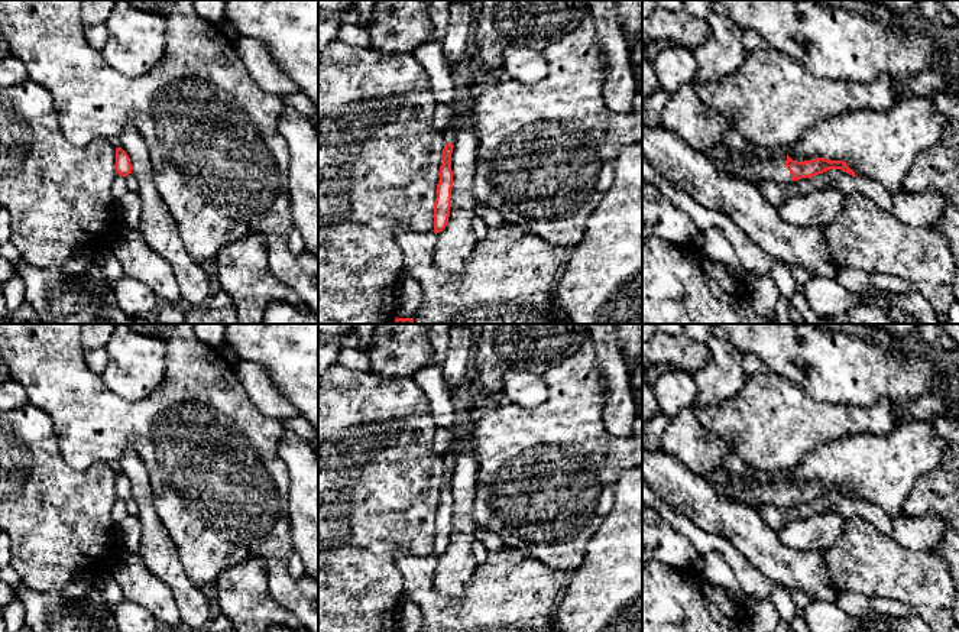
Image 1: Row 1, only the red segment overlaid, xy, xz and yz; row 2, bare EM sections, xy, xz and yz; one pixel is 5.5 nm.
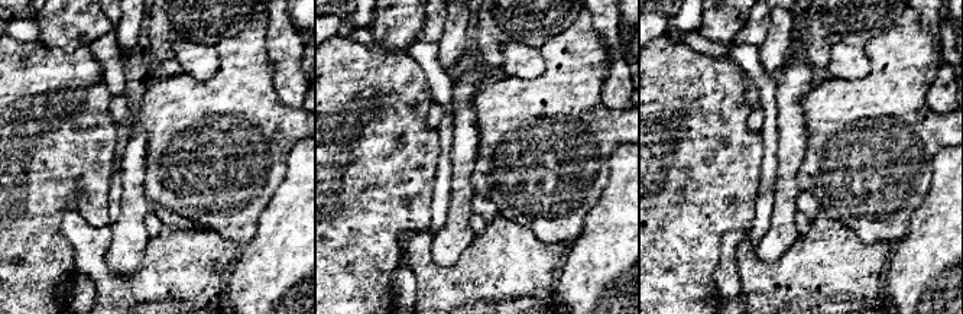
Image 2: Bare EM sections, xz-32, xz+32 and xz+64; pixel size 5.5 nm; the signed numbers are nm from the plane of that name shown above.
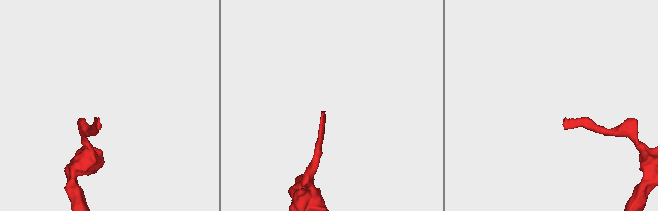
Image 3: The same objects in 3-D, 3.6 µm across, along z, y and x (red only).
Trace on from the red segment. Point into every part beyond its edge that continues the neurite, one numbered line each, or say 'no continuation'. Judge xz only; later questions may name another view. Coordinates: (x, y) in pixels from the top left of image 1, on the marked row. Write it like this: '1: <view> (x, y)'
1: xz (449, 133)

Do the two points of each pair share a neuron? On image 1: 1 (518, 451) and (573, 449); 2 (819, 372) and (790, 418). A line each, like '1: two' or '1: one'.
1: one
2: two

